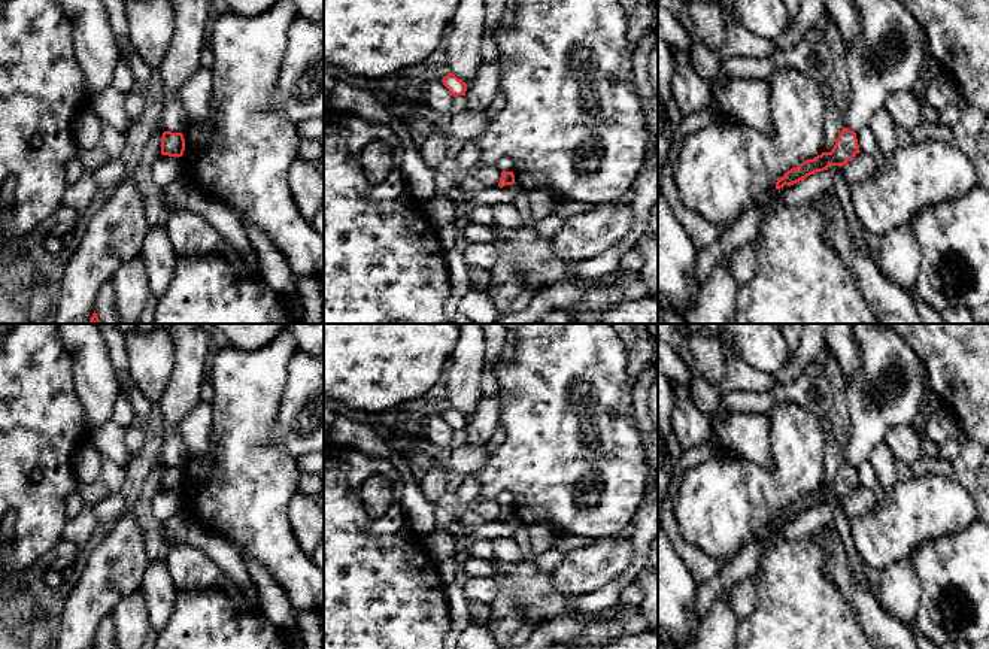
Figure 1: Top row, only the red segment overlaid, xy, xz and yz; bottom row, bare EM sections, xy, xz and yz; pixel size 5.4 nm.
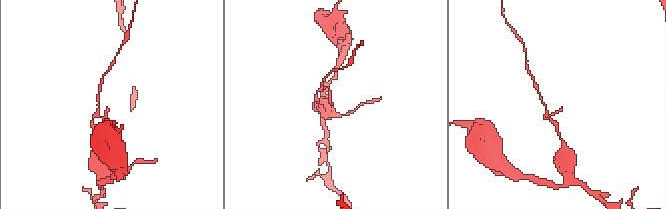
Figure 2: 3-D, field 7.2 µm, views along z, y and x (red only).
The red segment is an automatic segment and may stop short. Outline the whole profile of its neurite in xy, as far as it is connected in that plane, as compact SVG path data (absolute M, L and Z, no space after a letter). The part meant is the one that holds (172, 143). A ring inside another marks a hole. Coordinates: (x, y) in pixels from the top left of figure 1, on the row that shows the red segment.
M164 131L161 137L161 155L182 157L185 139L182 133Z

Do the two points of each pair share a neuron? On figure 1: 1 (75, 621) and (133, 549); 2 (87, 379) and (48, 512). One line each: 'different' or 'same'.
1: same
2: different

